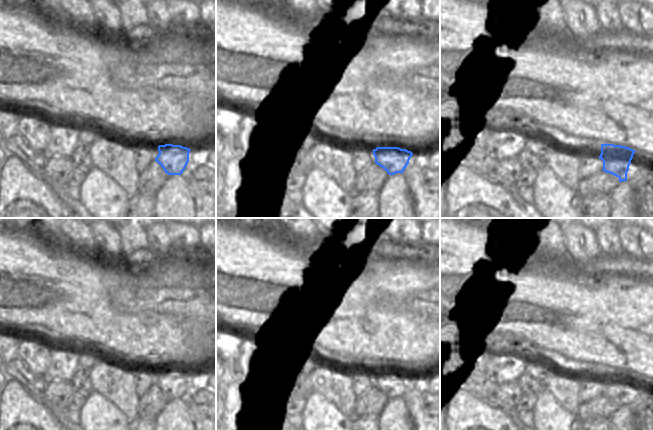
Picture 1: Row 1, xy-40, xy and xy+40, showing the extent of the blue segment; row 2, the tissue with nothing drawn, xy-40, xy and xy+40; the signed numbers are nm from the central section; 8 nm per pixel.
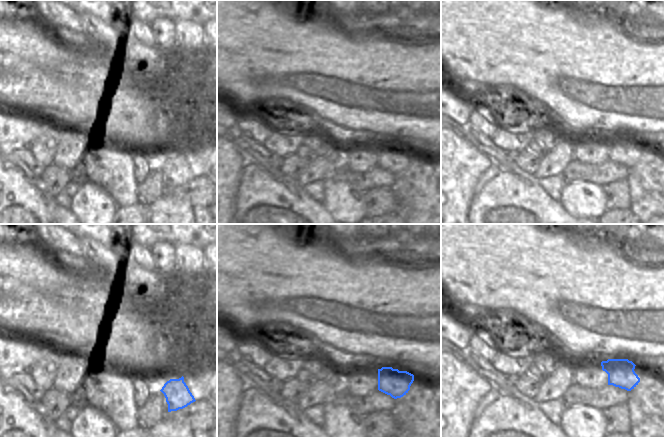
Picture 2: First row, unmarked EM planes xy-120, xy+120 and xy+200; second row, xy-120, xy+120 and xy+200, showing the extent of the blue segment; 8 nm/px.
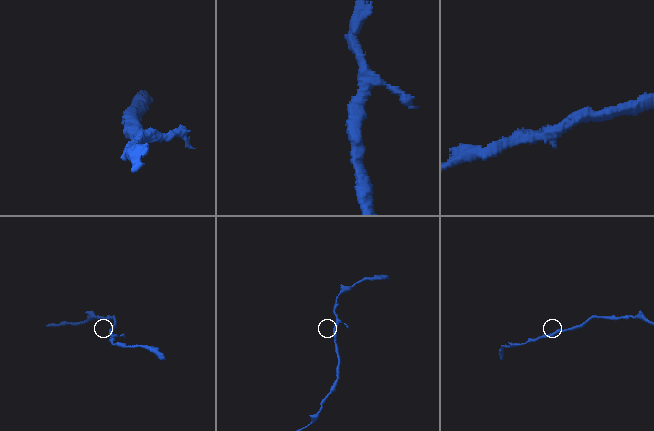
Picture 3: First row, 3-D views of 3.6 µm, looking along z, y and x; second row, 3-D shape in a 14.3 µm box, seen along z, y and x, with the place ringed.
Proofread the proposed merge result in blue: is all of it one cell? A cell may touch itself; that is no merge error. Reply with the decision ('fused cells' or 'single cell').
single cell

